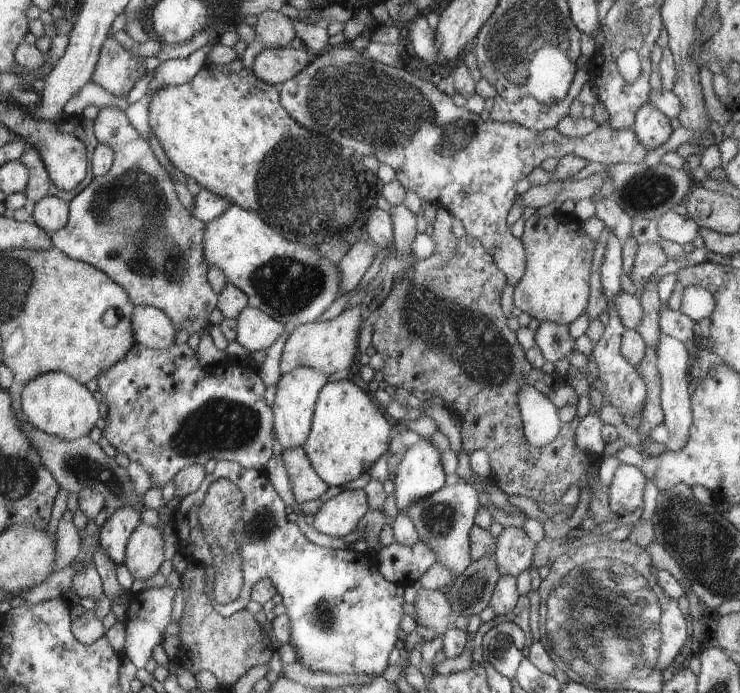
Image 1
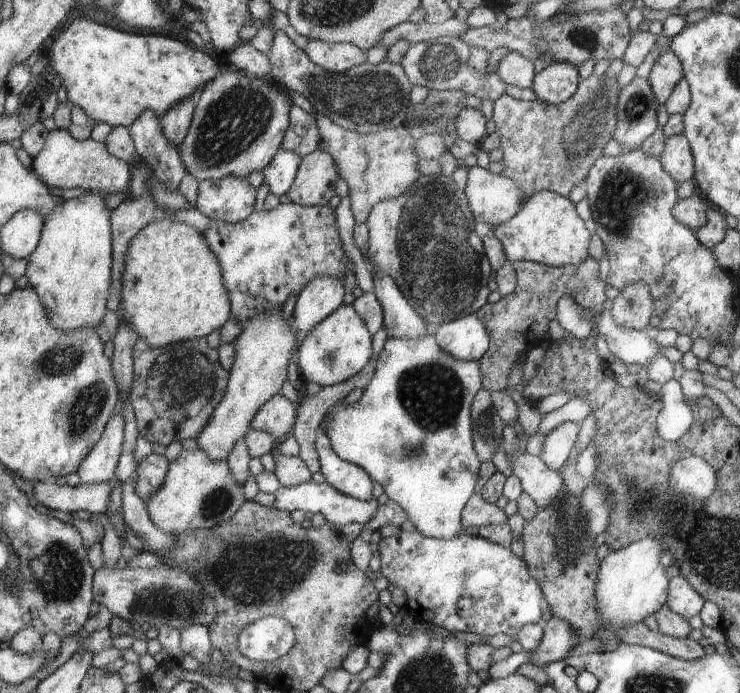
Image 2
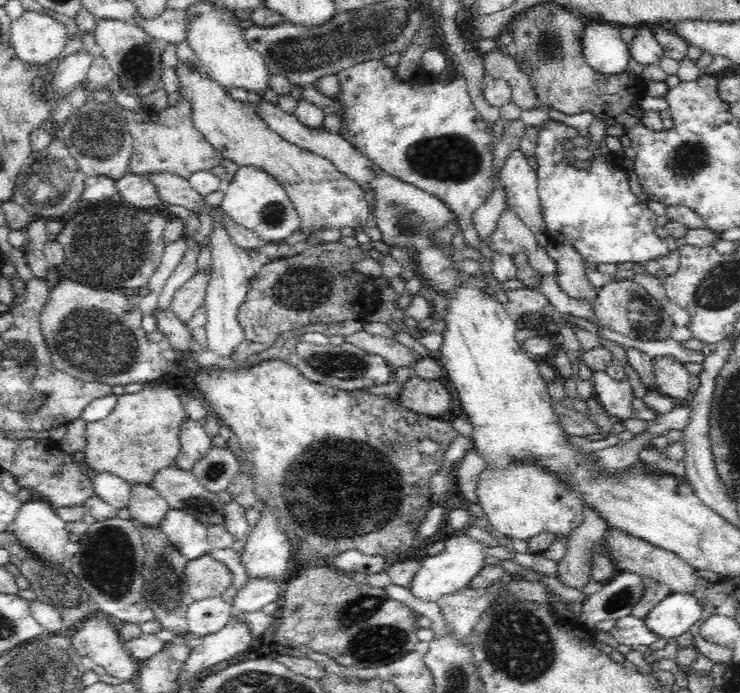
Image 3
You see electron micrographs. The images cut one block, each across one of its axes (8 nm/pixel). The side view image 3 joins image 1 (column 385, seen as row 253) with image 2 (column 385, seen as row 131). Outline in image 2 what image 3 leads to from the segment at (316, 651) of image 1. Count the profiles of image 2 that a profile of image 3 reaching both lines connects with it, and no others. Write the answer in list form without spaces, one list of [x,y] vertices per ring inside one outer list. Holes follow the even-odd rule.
[[[401,530],[398,534],[381,538],[378,554],[381,574],[394,588],[404,590],[407,611],[416,621],[438,625],[450,633],[476,632],[484,636],[508,634],[512,637],[526,624],[542,623],[543,589],[528,572],[526,562],[509,548],[492,544],[484,537],[458,534],[456,538],[436,538],[424,536],[418,530]]]

